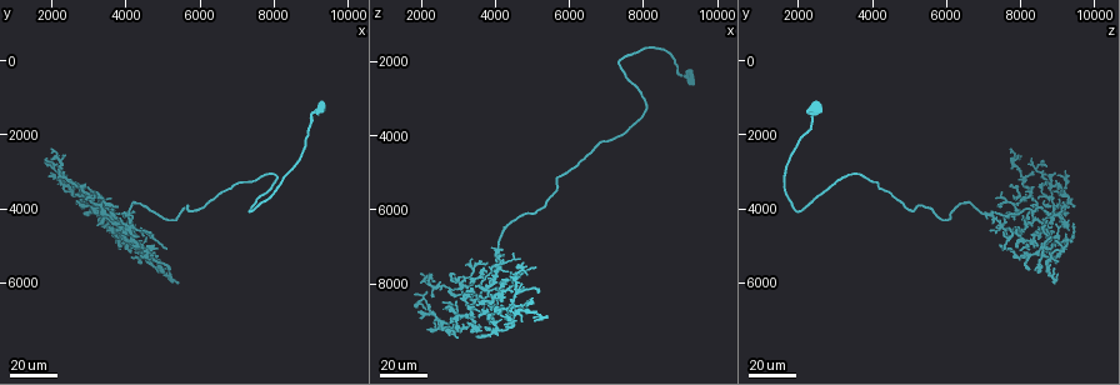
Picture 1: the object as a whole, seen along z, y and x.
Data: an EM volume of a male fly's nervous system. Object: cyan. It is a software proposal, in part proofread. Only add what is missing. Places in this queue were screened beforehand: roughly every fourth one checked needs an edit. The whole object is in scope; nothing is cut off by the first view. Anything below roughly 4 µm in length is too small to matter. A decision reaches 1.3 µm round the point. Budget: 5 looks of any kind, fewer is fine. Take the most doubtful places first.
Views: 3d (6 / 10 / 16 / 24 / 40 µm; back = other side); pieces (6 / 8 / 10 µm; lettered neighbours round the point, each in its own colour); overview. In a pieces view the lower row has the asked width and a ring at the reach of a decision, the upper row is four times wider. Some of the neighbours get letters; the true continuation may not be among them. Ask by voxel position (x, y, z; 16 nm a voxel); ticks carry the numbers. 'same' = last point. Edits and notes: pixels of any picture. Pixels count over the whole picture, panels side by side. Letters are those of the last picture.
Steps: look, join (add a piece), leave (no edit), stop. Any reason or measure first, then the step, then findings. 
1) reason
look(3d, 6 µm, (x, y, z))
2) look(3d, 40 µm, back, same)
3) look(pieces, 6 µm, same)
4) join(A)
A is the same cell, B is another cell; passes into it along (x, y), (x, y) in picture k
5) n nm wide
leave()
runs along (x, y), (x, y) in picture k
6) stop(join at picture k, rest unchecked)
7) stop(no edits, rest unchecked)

an open end
look(3d, 40 µm, (1900, 2600, 8300))

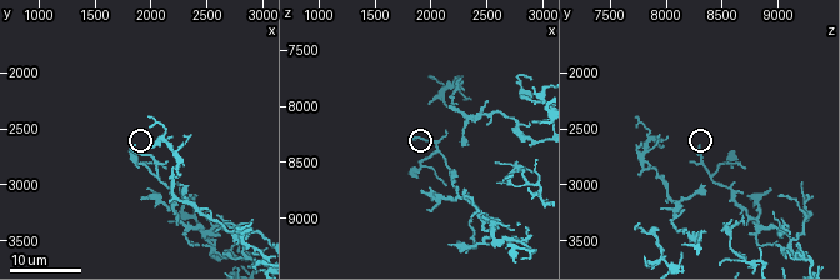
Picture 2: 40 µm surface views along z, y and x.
see the neighbours
look(pieces, 10 µm, (1880, 2640, 8320))

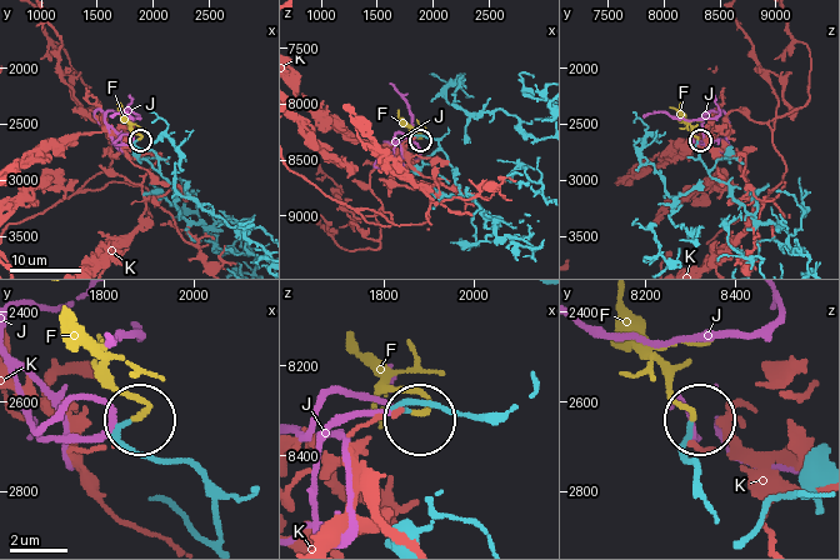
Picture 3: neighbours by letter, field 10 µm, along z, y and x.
join(F)
F is the same cell, J and K are other cells; passes into it along (696, 464), (681, 455), (689, 419), (665, 364), (624, 321) in picture 3; the neuron continues

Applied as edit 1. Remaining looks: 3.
look(overview)

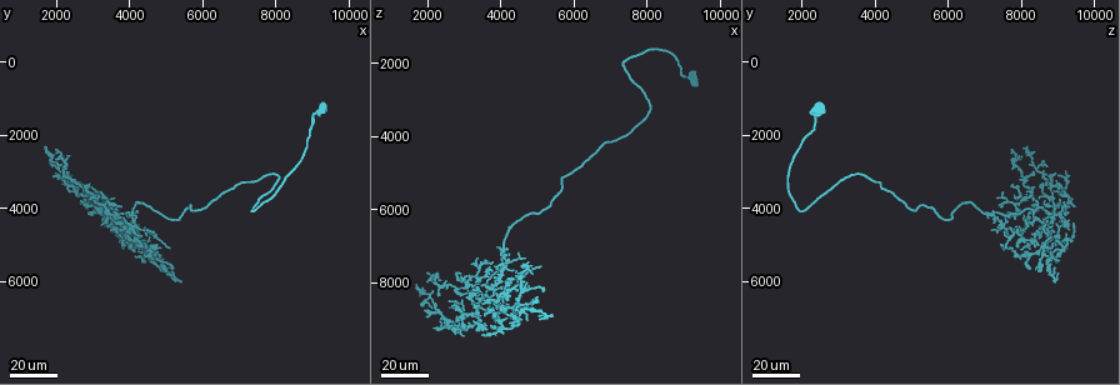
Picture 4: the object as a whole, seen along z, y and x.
look(3d, 24 µm, (5100, 5600, 8200))

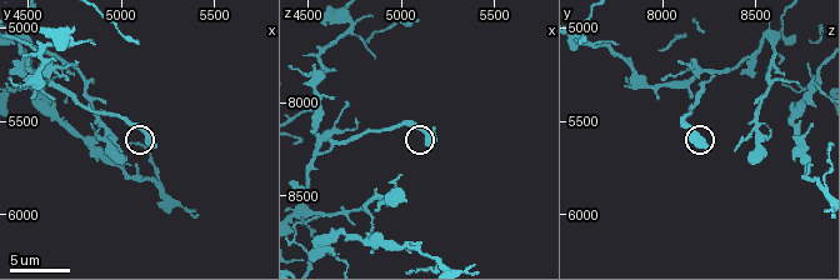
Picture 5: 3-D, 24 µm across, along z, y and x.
look(pieces, 10 µm, (5160, 5620, 8220))

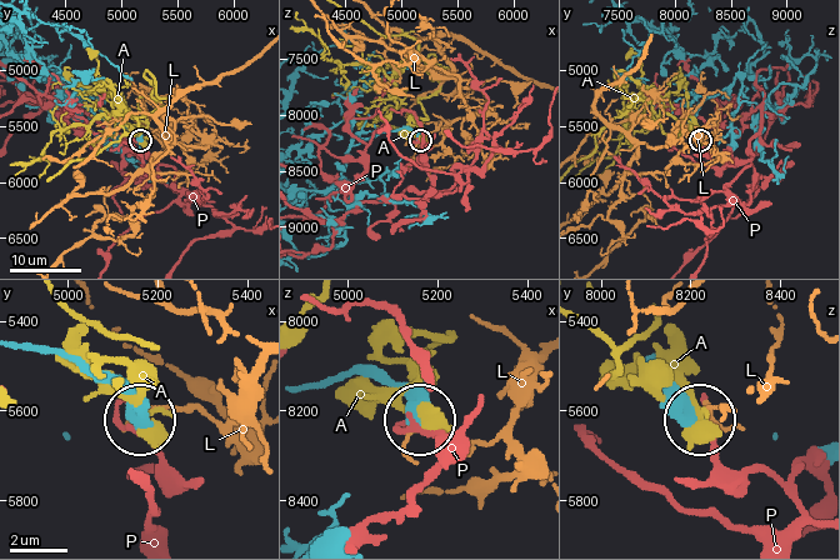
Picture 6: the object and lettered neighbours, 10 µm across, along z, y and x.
490 nm wide
leave()
A, L and P are other cells; runs along (340, 379), (384, 378), (418, 415) in picture 6; no lettered piece goes on from it

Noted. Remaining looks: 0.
stop(join at picture 3, rest unchecked)

